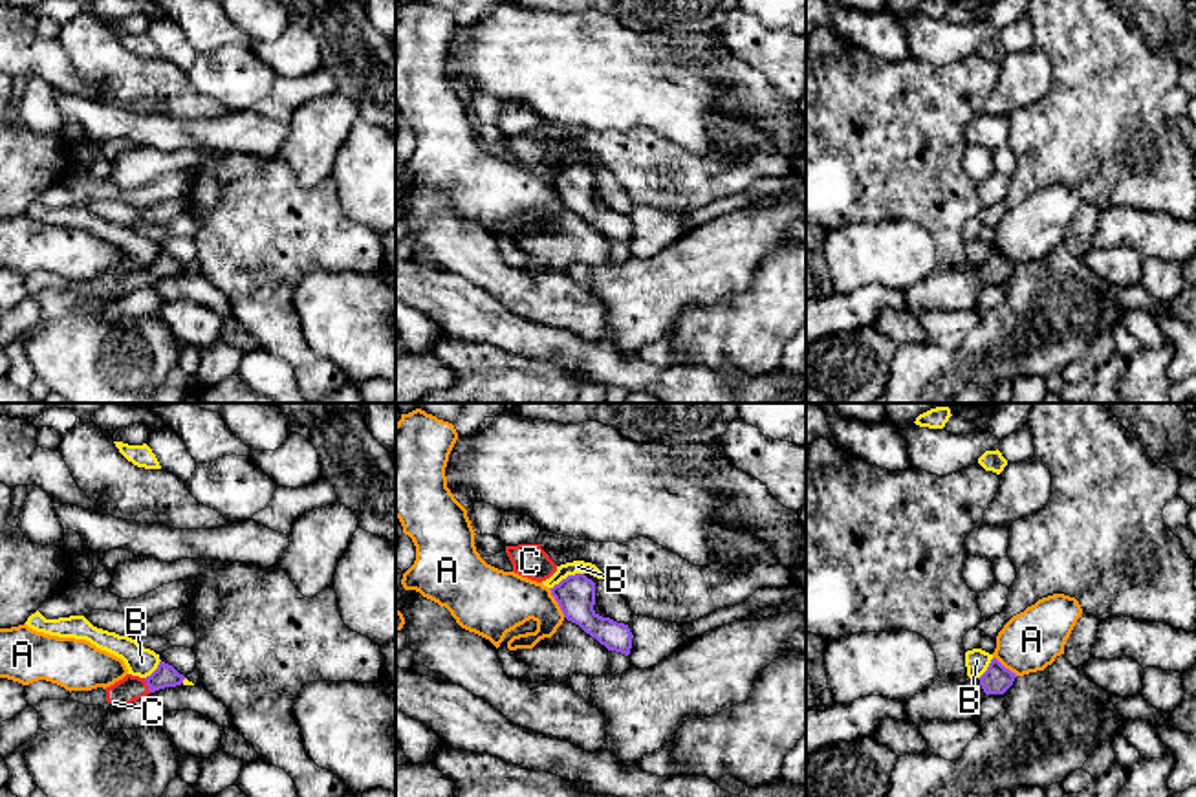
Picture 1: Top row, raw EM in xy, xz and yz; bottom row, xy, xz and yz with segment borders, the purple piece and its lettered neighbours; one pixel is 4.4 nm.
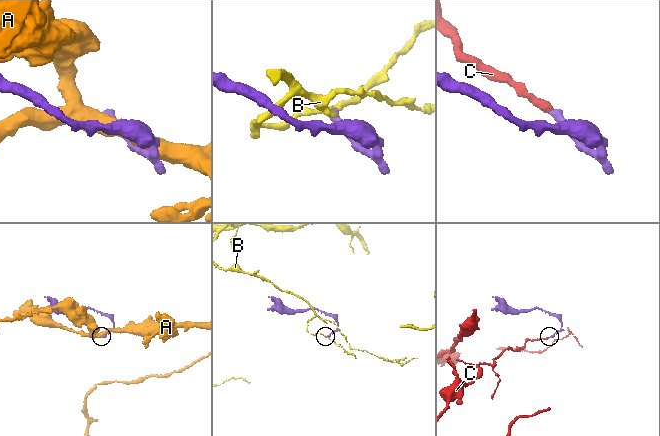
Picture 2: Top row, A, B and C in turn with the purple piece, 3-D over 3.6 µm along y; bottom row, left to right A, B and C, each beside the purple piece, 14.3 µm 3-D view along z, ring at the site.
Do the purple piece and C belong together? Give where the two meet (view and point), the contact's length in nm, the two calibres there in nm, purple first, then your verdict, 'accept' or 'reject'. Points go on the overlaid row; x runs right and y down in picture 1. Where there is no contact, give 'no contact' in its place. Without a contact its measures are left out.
meets purple in xy at (147, 684); contact 70 nm long; 100 nm thick on the purple side, 120 nm on the other; accept

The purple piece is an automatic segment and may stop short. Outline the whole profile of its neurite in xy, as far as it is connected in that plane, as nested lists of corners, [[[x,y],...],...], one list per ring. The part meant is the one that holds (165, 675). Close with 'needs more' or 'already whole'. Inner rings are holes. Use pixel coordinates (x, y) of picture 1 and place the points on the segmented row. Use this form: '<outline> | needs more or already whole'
[[[159,661],[158,669],[147,678],[126,674],[123,680],[106,687],[106,702],[112,705],[128,705],[154,691],[181,685],[183,680],[185,676],[172,665]]] | needs more

